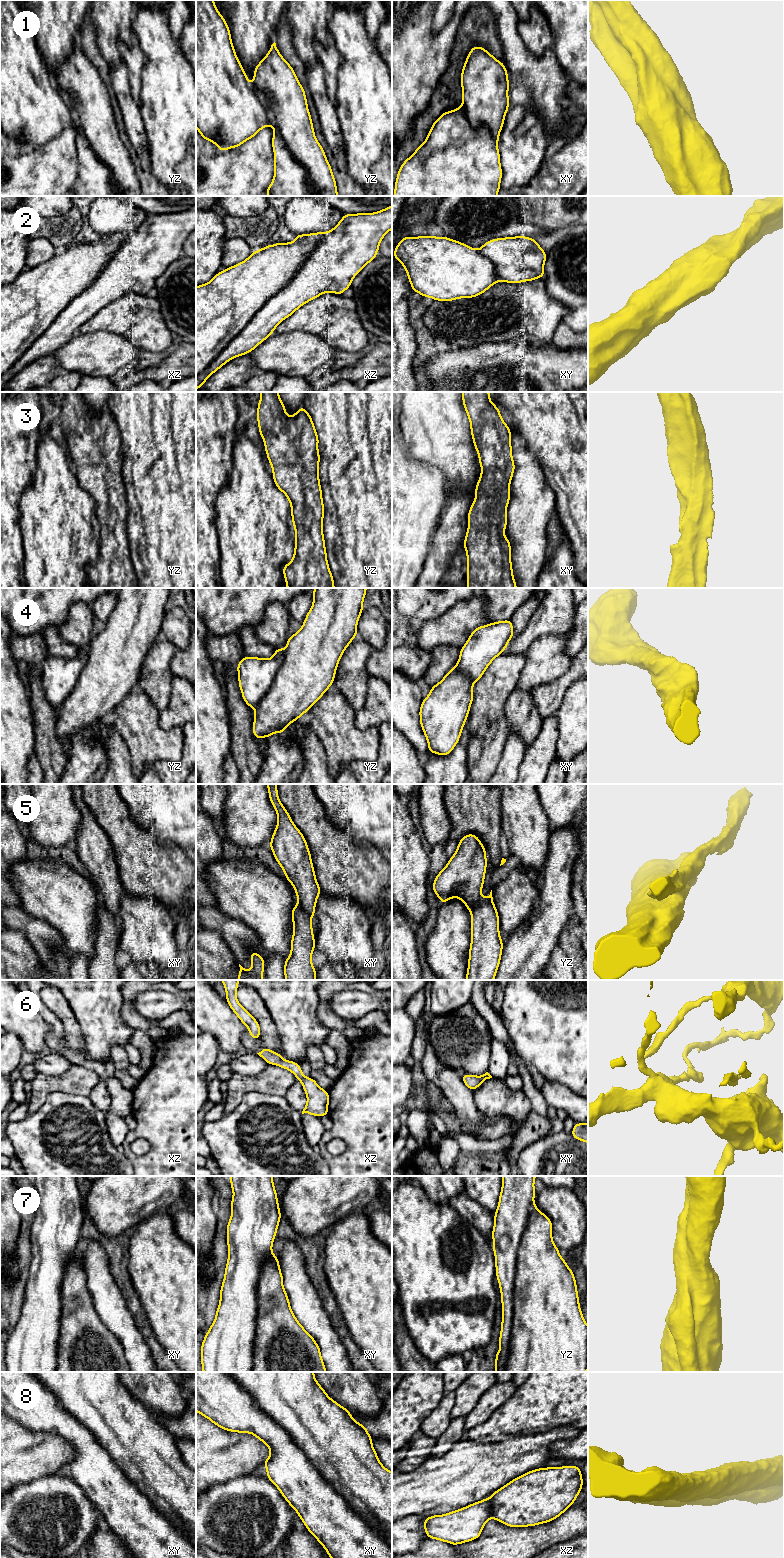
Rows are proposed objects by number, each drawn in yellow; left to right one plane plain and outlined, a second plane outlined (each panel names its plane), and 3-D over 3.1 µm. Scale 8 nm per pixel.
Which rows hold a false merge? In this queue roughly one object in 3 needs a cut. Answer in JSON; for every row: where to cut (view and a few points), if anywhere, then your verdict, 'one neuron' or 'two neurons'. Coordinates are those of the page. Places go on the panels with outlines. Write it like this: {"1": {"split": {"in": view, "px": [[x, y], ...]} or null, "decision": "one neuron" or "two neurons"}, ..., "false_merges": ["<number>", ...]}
{"1": {"split": null, "decision": "one neuron"}, "2": {"split": null, "decision": "one neuron"}, "3": {"split": null, "decision": "one neuron"}, "4": {"split": null, "decision": "one neuron"}, "5": {"split": {"in": "xy", "px": [[298, 902], [311, 917]]}, "decision": "two neurons"}, "6": {"split": {"in": "xz", "px": [[286, 1060], [283, 1067]]}, "decision": "two neurons"}, "7": {"split": null, "decision": "one neuron"}, "8": {"split": null, "decision": "one neuron"}, "false_merges": ["5", "6"]}

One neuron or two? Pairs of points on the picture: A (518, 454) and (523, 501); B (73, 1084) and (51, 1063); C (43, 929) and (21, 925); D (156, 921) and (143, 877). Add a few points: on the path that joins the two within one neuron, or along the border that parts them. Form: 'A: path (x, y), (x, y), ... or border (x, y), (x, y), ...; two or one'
A: path (523, 466), (523, 489); one
B: border (71, 1064), (58, 1074), (42, 1074), (38, 1072); two
C: path (38, 925), (26, 925); one
D: border (126, 891), (132, 895), (153, 897), (166, 906); two

